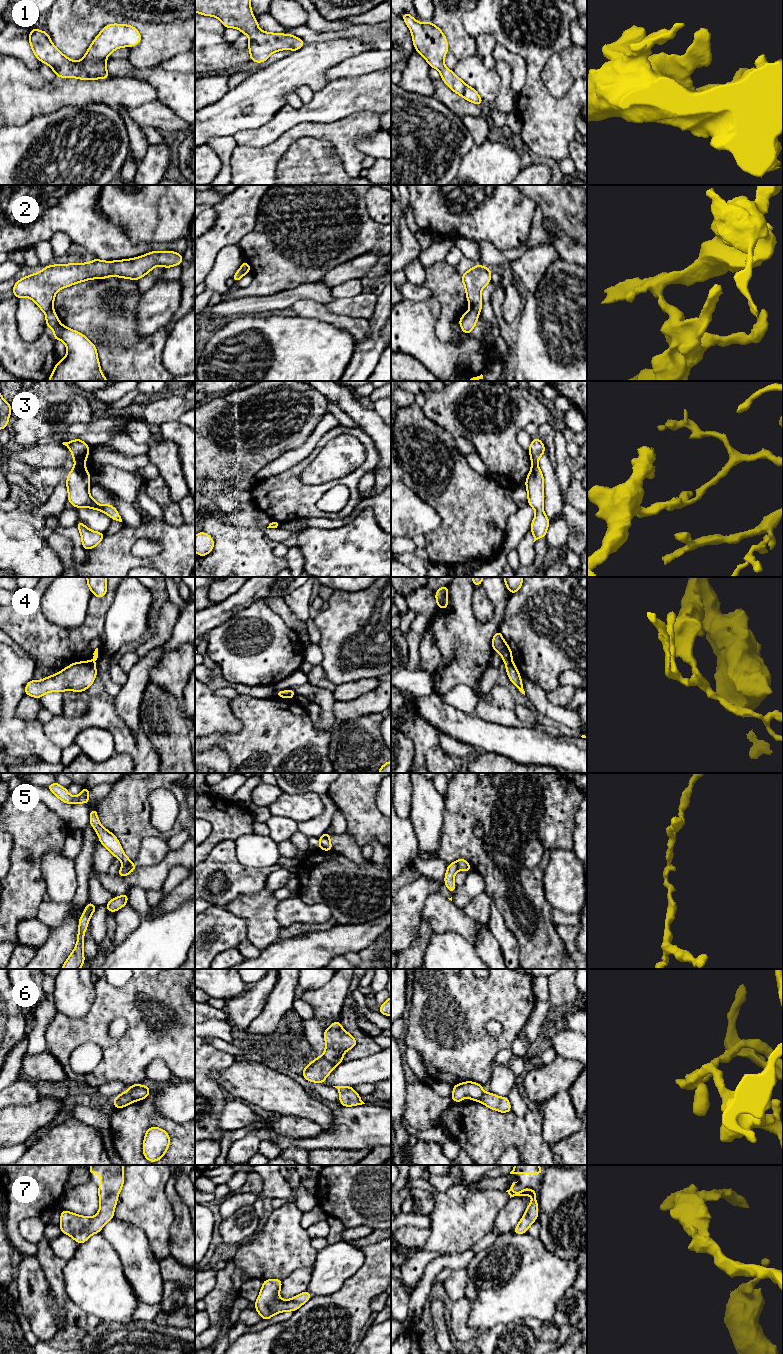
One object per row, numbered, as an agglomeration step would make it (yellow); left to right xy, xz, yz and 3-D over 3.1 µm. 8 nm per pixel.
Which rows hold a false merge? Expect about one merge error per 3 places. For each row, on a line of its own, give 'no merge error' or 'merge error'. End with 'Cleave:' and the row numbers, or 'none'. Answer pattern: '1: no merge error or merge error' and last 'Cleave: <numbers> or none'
1: no merge error
2: merge error
3: merge error
4: no merge error
5: merge error
6: merge error
7: no merge error
Cleave: 2, 3, 5, 6

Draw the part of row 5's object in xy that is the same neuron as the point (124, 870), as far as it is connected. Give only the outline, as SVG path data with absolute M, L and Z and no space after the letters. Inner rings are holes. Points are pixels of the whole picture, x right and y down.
M133 863L129 866L122 866L120 868L119 872L117 873L117 875L120 876L120 877L126 877L128 874L130 874L136 868L138 868L138 867L135 866Z

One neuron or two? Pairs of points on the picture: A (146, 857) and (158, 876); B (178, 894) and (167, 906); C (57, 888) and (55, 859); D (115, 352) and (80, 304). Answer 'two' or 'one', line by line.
A: two
B: one
C: one
D: one

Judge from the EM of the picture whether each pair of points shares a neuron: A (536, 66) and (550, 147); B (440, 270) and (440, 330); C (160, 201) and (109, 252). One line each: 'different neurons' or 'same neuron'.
A: same neuron
B: same neuron
C: different neurons

